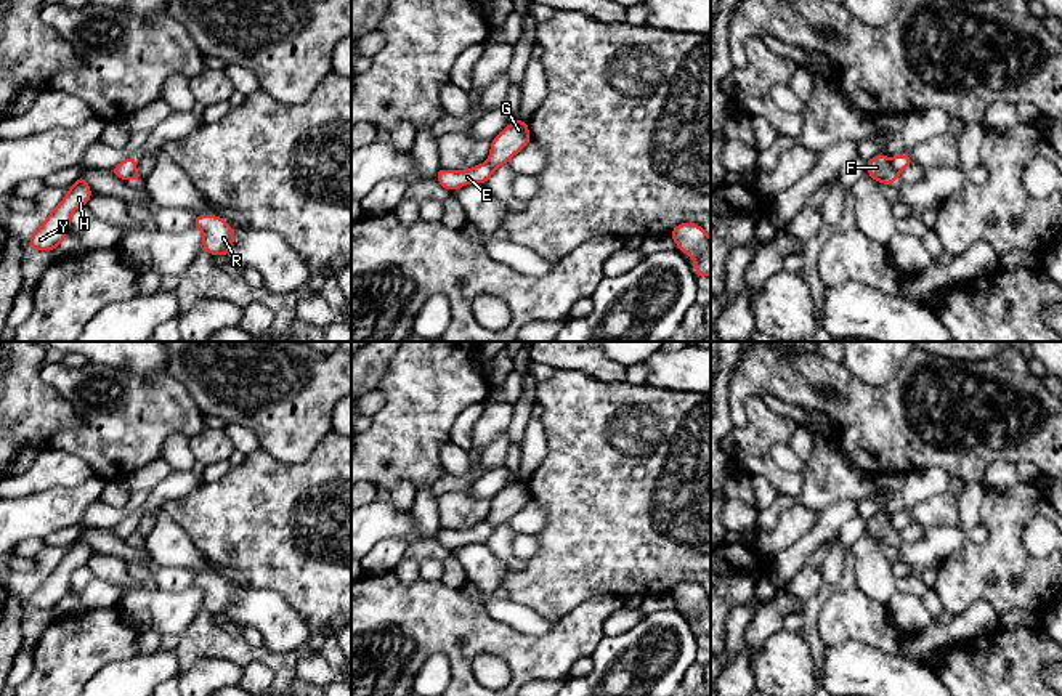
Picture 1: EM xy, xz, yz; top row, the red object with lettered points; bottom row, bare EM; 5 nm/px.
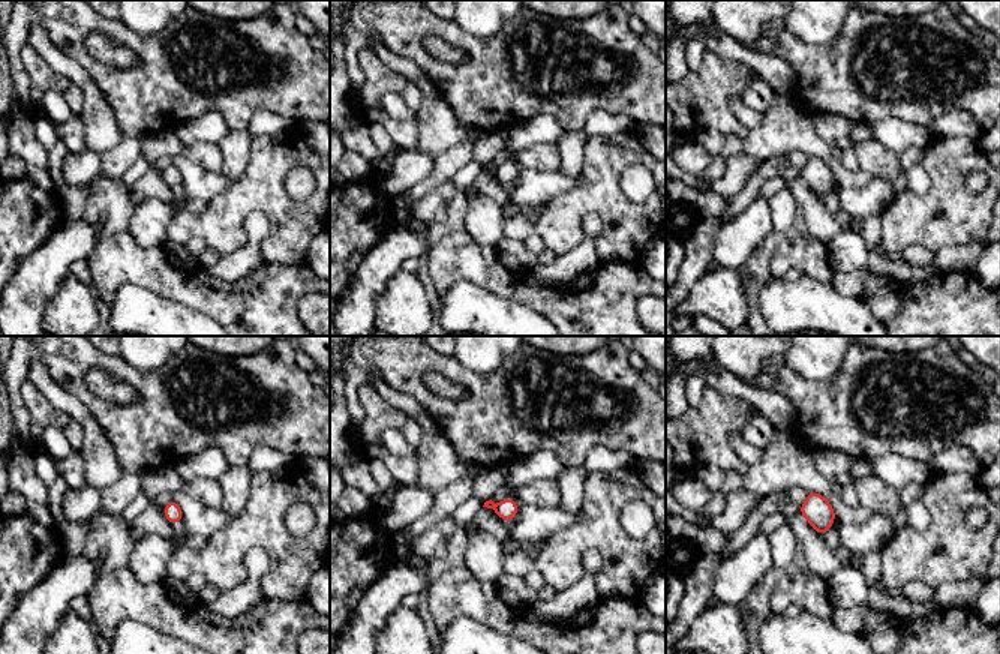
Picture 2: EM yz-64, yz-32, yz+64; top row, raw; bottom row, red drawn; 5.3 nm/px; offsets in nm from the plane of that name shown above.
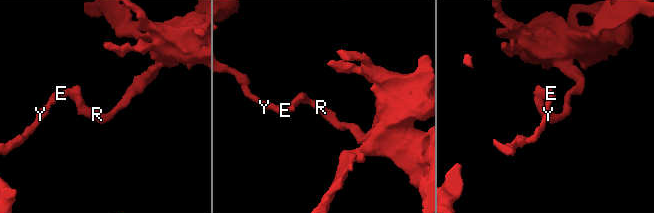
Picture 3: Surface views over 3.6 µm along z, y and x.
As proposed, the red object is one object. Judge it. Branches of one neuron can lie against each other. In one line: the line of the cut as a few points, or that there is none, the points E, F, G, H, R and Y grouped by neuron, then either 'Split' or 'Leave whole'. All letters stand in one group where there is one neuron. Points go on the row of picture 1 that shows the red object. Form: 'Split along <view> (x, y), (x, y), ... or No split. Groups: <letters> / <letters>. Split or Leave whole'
Split along yz (891, 161), (897, 175). Groups: E H Y / F G R. Split

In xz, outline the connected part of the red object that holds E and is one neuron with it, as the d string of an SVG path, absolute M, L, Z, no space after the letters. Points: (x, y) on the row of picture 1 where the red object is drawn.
M483 164L462 172L440 168L435 175L438 183L452 192L457 188L470 184L470 183L486 184L492 172L494 168L491 165Z

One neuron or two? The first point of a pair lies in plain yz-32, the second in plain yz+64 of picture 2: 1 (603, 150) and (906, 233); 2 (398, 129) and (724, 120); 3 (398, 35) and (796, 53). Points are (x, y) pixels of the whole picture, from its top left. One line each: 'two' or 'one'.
1: one
2: one
3: one

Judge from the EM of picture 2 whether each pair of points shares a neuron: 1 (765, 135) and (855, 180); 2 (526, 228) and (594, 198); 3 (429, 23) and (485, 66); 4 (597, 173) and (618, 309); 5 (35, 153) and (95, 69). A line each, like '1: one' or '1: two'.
1: one
2: one
3: one
4: two
5: two

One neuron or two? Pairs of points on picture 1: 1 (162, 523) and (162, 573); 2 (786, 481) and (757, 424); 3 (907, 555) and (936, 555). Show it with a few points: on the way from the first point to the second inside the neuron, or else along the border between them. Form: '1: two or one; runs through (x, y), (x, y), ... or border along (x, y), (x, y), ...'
1: two; border along (143, 546), (158, 563), (188, 568), (196, 574)
2: one; runs through (770, 470), (757, 457), (757, 440)
3: one; runs through (913, 555), (929, 555)

